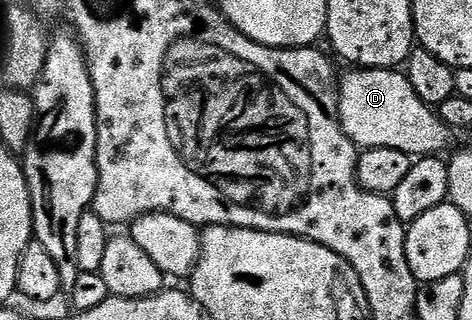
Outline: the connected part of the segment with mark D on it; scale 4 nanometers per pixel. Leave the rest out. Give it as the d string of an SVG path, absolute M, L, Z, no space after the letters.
M356 68L339 77L338 95L340 125L355 142L357 149L390 146L402 150L407 156L419 158L443 153L448 144L450 130L439 115L414 94L407 75L390 68Z

